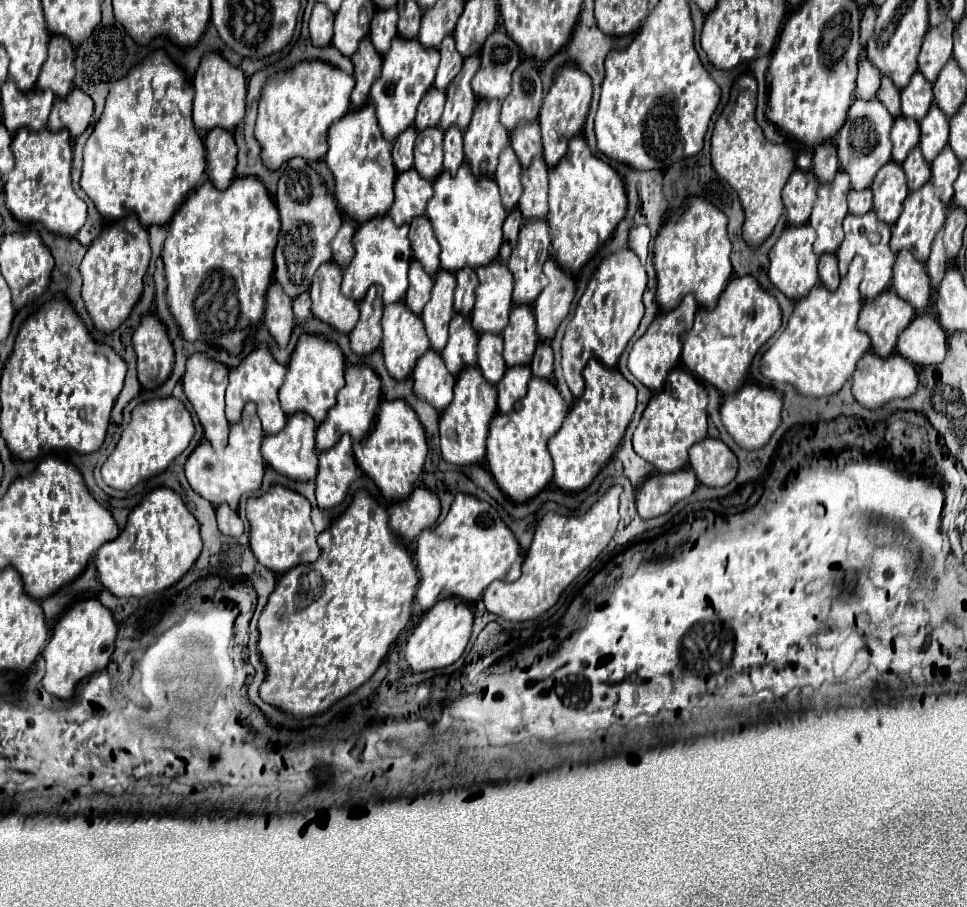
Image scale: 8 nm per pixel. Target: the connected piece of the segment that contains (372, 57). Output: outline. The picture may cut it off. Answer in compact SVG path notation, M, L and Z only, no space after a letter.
M366 37L364 41L360 41L358 51L352 55L352 63L354 63L354 79L356 79L356 87L352 91L352 107L356 109L364 105L364 101L368 99L368 89L372 87L376 77L380 77L382 57L376 53L372 41L368 41Z

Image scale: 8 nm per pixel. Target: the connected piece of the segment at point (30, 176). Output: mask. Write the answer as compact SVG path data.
M20 129L12 139L12 153L16 159L14 169L6 175L4 195L6 195L6 207L12 211L12 215L18 221L40 221L48 231L60 233L60 235L76 235L78 229L86 221L86 203L78 199L78 195L72 189L70 181L70 169L72 169L72 141L70 133L66 129L62 131L32 131L32 129Z

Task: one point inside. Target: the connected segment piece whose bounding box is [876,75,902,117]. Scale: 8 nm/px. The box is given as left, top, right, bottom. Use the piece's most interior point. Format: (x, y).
(889, 94)

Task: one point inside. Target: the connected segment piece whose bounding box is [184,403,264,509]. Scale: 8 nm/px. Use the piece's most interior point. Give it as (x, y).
(224, 478)

